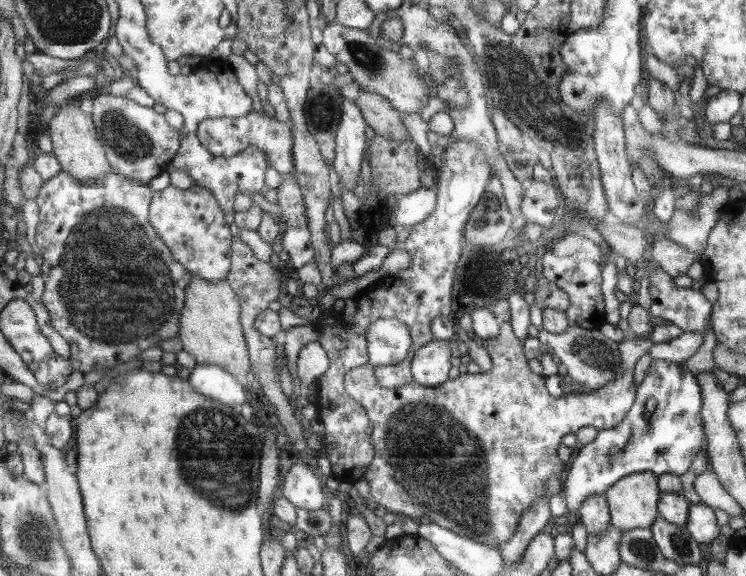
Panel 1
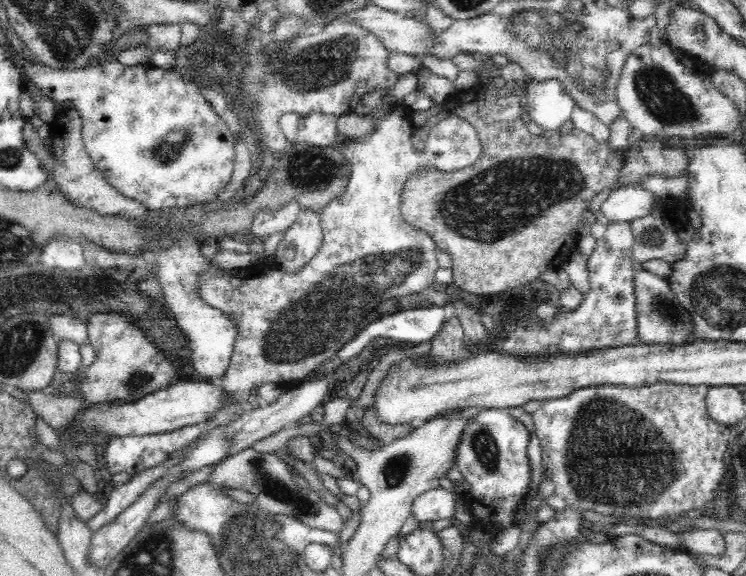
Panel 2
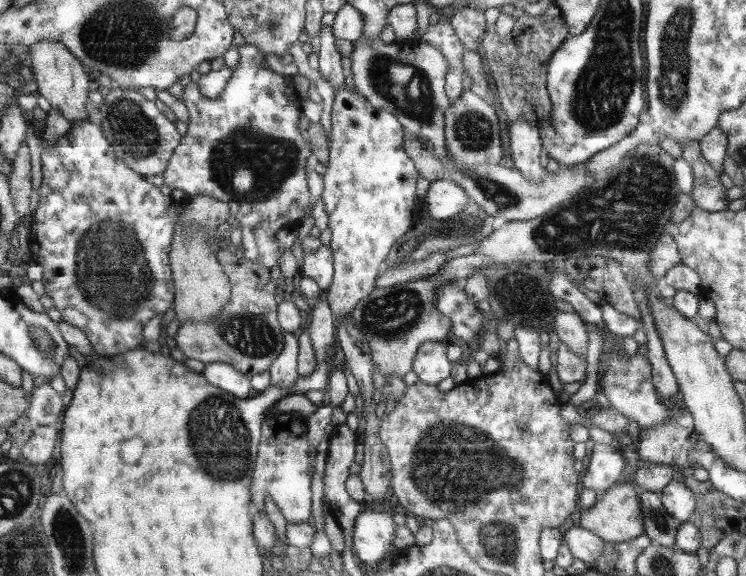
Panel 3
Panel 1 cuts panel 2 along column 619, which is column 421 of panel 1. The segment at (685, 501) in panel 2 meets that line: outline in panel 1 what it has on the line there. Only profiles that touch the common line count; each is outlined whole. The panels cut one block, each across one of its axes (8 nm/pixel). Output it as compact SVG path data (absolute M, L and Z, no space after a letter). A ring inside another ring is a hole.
M499 322L495 338L483 340L491 367L478 374L460 374L446 383L424 387L412 380L388 389L374 378L374 367L368 362L352 368L344 377L345 391L366 410L374 425L370 441L374 458L367 467L364 479L369 484L370 498L386 511L412 519L427 516L431 523L459 533L485 545L505 544L515 534L523 511L529 509L541 493L545 495L551 473L561 476L563 462L557 458L561 436L574 434L583 426L607 430L626 418L634 404L633 366L652 346L648 338L625 339L618 342L621 373L604 387L582 393L565 393L561 400L547 394L541 375L533 374L525 364L520 342L511 331L509 322Z

